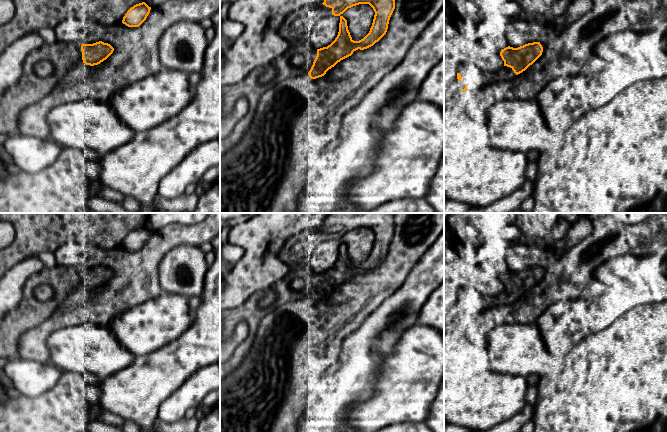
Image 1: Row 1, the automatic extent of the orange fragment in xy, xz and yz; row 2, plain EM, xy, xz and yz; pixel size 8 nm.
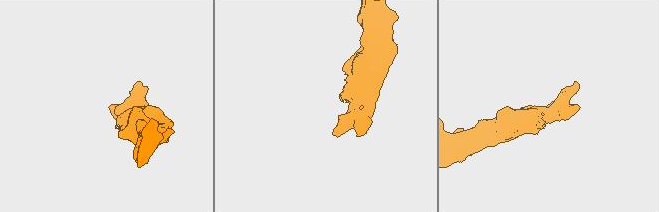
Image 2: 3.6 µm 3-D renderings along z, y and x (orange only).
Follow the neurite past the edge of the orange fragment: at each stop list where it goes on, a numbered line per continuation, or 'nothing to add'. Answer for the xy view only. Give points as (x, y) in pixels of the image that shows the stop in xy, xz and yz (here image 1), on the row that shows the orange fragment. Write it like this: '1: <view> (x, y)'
1: xy (30, 88)

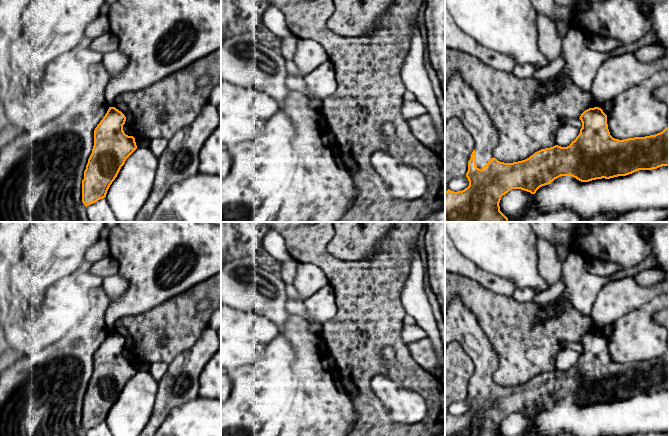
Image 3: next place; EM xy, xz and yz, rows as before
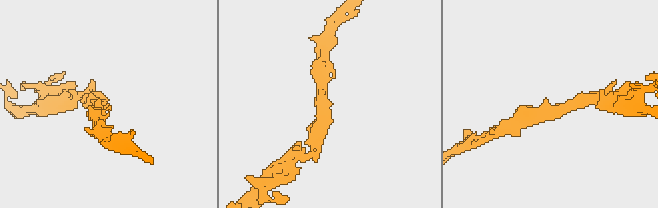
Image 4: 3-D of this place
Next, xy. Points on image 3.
nothing to add

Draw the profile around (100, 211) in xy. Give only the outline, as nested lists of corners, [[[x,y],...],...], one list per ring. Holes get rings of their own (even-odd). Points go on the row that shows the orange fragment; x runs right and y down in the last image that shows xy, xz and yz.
[[[106,198],[87,206],[86,212],[90,222],[118,222]]]

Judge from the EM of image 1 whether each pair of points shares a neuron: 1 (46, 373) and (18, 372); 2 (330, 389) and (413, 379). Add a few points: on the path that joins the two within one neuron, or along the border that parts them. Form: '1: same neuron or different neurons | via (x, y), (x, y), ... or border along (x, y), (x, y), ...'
1: same neuron | via (39, 373), (25, 373)
2: different neurons | border along (383, 362), (376, 382), (376, 391), (362, 403)

